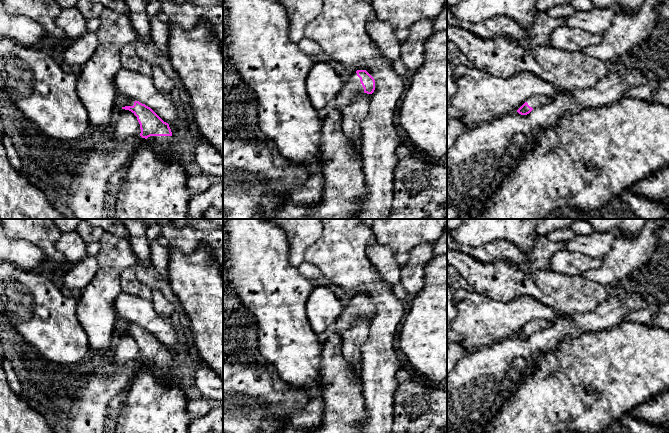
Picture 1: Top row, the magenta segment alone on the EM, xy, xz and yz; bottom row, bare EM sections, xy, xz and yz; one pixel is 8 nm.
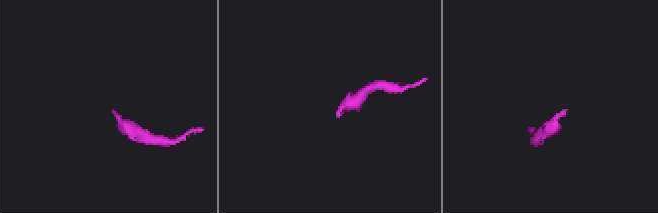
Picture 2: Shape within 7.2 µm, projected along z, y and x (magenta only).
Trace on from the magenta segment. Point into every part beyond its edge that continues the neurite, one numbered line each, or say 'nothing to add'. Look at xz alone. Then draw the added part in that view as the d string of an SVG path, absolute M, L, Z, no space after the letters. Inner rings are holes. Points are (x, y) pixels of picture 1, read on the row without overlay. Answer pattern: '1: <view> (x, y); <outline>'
1: xz (352, 309); M356 295L347 296L341 317L323 333L317 335L319 341L323 344L332 334L342 335L357 317L364 317L360 302Z

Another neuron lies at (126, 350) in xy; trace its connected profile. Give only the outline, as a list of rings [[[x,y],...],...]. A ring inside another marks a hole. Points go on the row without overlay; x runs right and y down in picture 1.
[[[122,333],[114,345],[111,359],[117,365],[122,366],[139,360],[140,357],[141,353],[137,341],[131,335]]]

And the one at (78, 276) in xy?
[[[88,255],[66,270],[63,286],[70,289],[77,288],[83,290],[95,277],[97,269],[96,257]]]

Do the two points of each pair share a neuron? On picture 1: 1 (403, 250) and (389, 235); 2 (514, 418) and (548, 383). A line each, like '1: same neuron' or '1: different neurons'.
1: same neuron
2: same neuron

